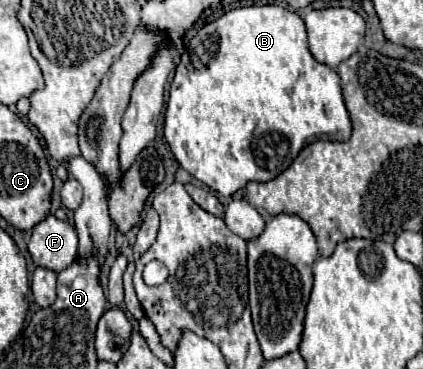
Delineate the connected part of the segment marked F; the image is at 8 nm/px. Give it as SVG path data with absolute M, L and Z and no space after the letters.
M47 215L33 227L27 247L35 265L59 273L77 259L77 233L71 223Z

